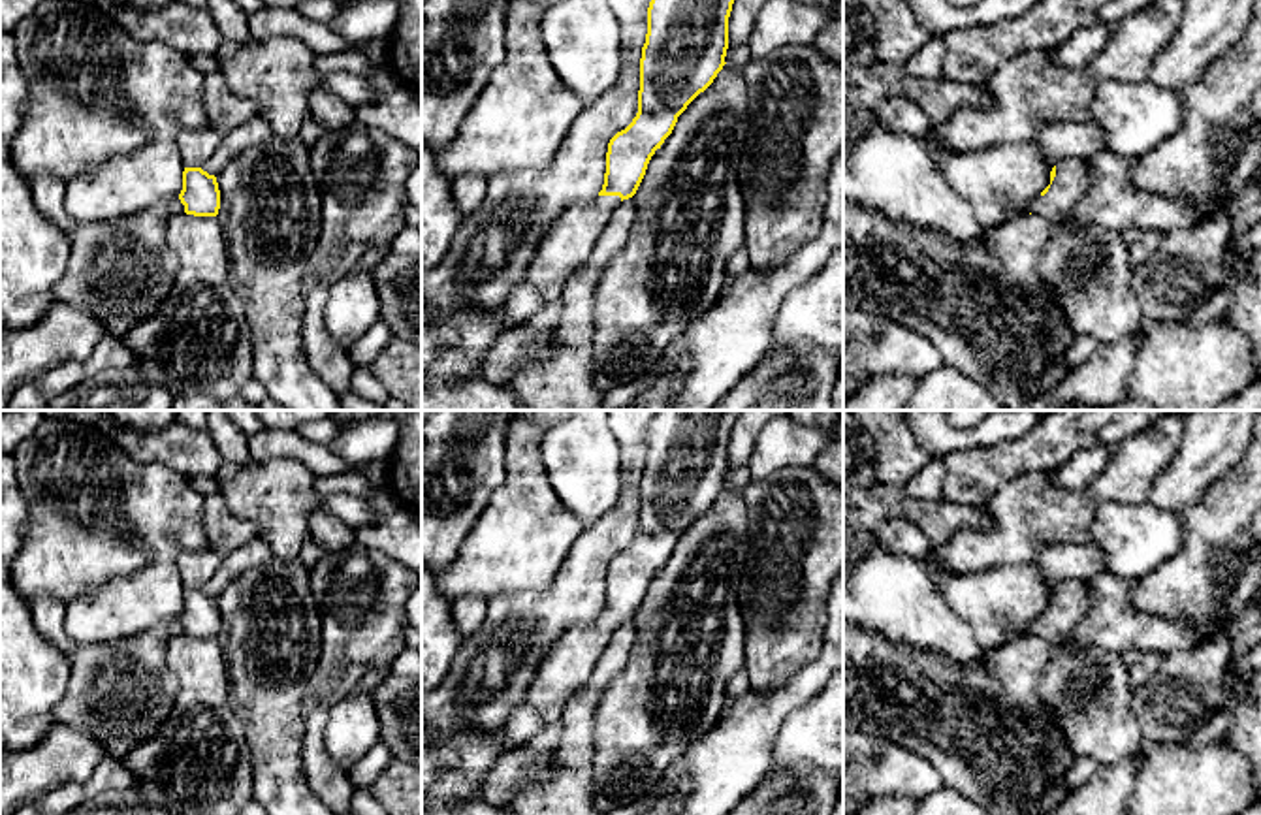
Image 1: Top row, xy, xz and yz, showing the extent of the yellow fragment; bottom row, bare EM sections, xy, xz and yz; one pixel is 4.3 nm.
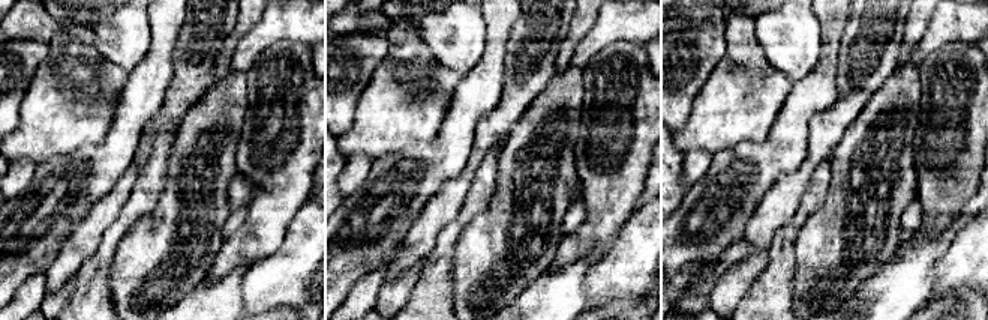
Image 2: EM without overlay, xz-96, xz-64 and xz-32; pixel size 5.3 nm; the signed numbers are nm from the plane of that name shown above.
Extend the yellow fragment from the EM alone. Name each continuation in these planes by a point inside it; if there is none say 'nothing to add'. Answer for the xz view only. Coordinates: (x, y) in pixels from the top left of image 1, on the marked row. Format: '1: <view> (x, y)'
1: xz (567, 245)

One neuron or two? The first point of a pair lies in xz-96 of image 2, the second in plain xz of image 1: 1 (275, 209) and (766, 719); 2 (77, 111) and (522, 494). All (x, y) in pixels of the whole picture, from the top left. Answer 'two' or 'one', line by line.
1: two
2: one

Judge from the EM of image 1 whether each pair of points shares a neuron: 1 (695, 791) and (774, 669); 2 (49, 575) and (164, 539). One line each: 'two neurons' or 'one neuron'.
1: two neurons
2: one neuron

